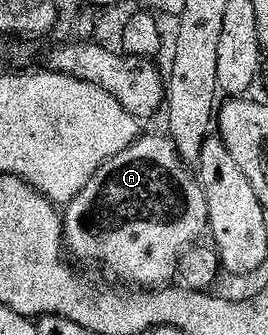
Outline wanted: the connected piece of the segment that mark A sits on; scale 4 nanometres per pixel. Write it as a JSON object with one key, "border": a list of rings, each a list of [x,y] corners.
{"border":[[[167,137],[144,138],[136,141],[118,156],[110,159],[86,184],[78,196],[63,211],[63,245],[80,262],[97,262],[113,270],[132,288],[164,288],[177,277],[180,262],[189,250],[197,245],[208,230],[208,205],[204,191],[195,177],[183,170],[176,147]]]}

